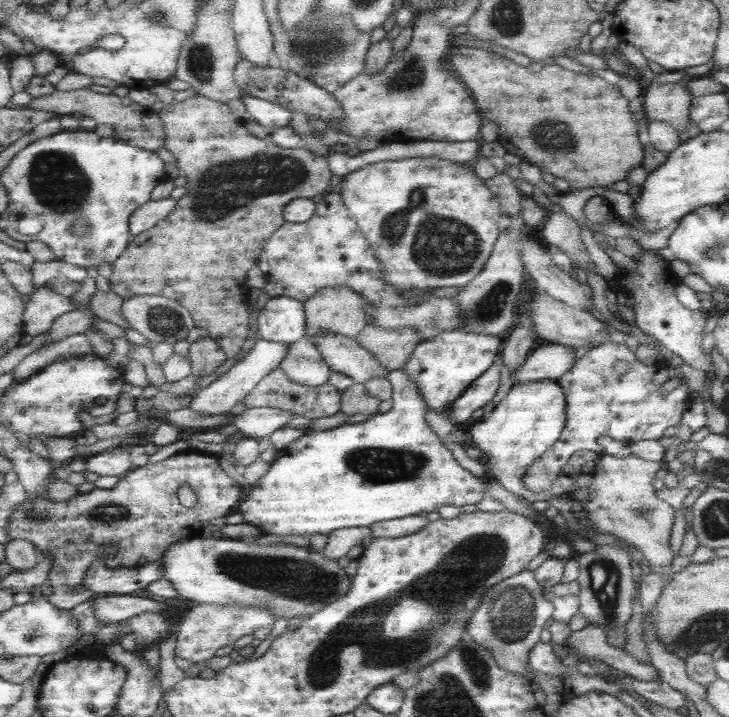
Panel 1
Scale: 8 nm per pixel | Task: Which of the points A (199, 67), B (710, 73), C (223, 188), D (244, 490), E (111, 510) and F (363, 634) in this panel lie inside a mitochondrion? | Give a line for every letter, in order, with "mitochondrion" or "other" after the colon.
A: mitochondrion
B: other
C: mitochondrion
D: other
E: mitochondrion
F: mitochondrion

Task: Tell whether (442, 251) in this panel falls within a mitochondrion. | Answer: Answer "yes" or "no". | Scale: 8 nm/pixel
yes

